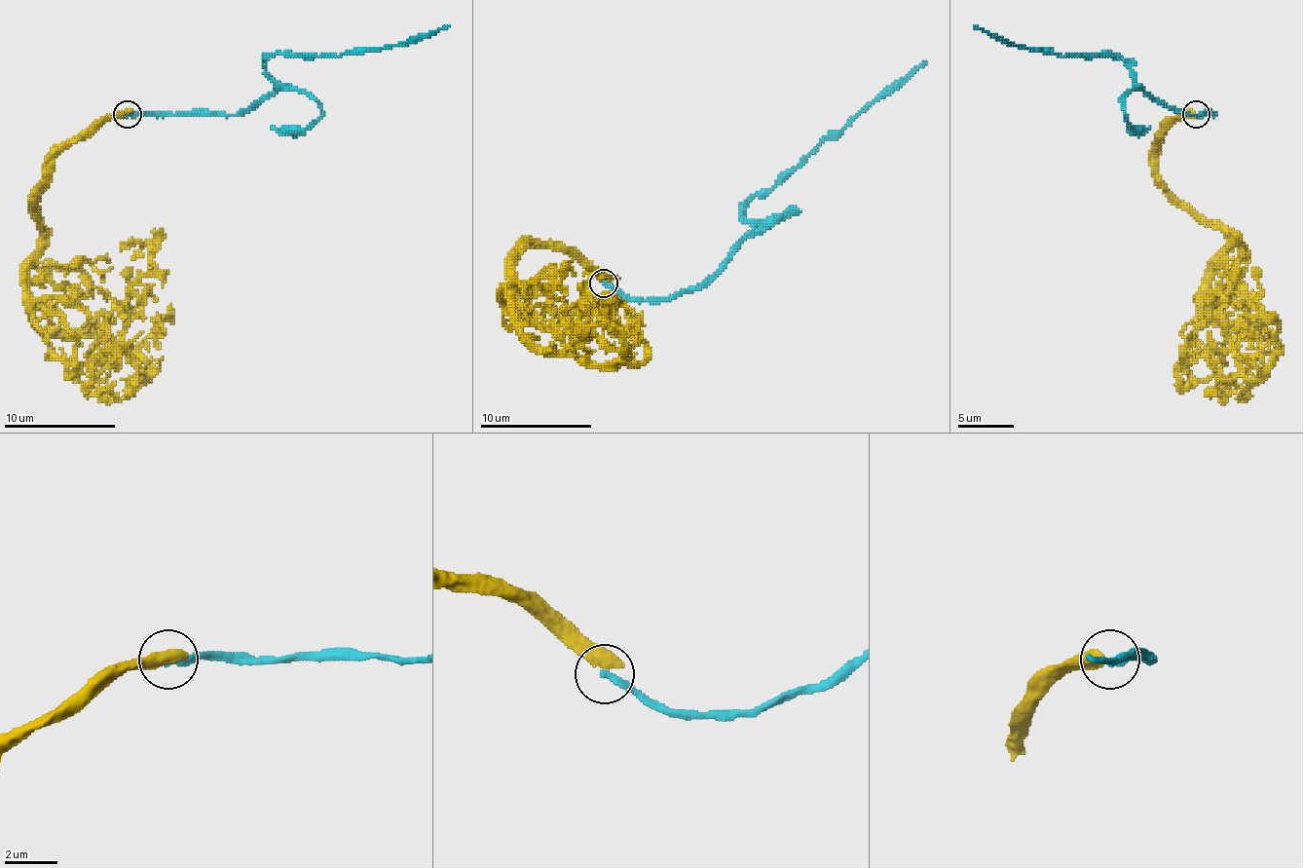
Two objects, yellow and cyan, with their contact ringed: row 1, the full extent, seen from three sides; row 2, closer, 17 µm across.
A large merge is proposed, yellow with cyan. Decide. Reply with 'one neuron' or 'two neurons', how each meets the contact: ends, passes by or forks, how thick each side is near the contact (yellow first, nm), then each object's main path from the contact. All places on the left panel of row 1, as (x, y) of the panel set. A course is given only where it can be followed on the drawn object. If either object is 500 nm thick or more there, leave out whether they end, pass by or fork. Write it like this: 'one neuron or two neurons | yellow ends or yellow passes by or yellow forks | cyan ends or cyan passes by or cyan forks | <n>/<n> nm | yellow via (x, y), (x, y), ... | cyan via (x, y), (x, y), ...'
two neurons | 550/240 nm | yellow via (127, 115), (54, 157), (29, 313), (129, 349), (146, 379), (124, 346), (151, 248), (121, 251) | cyan via (127, 115), (238, 115), (277, 90), (265, 67), (277, 54), (304, 56), (362, 54), (416, 42), (449, 25)

